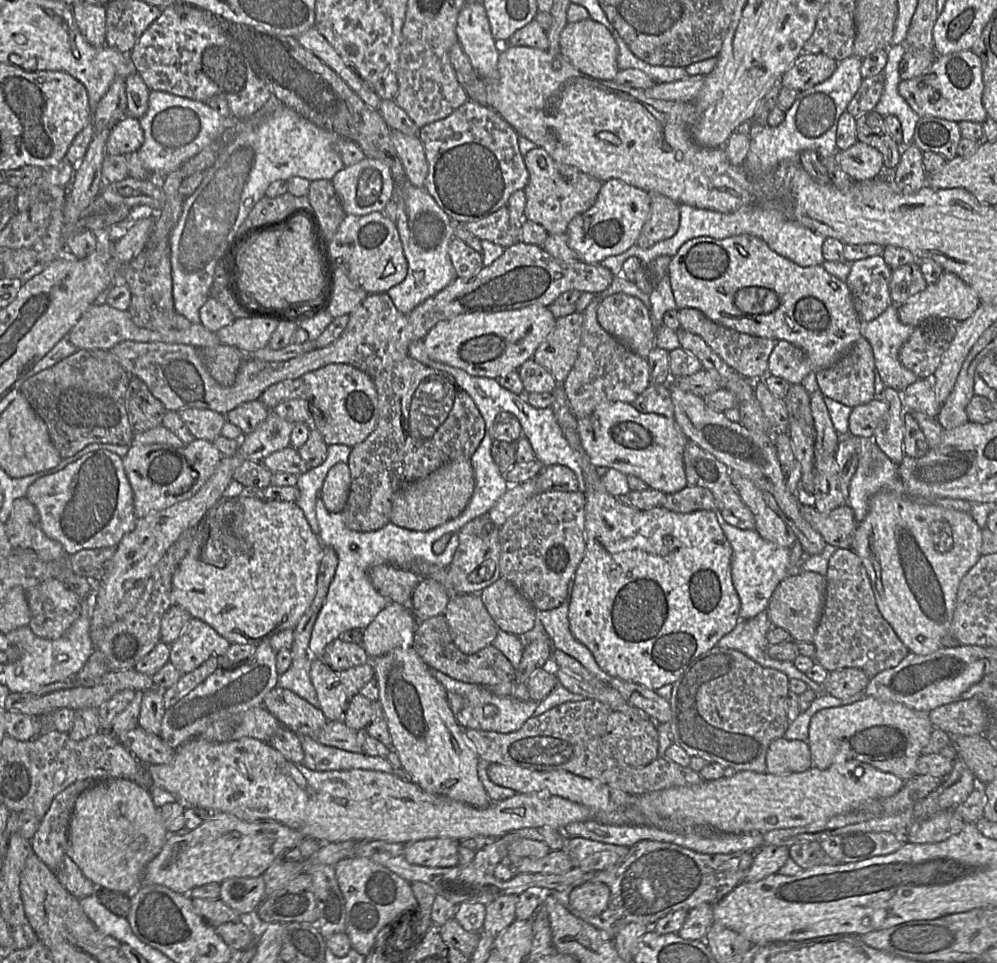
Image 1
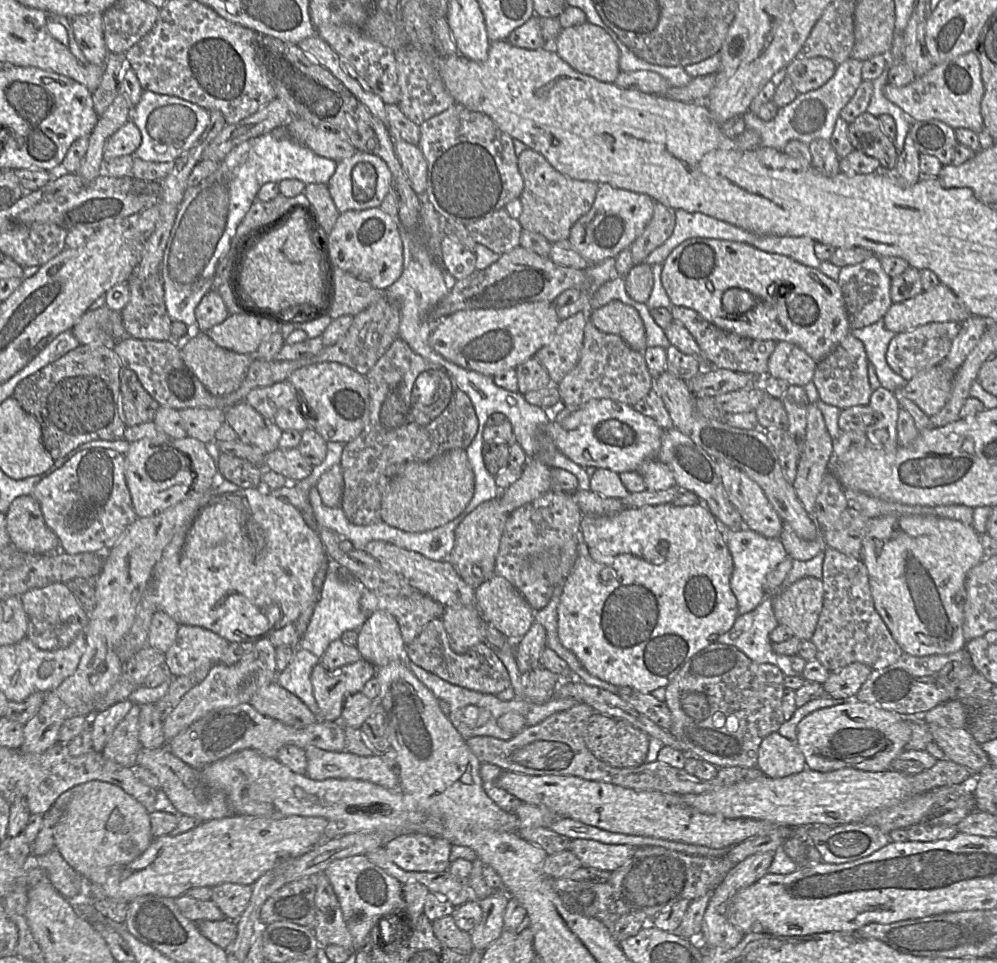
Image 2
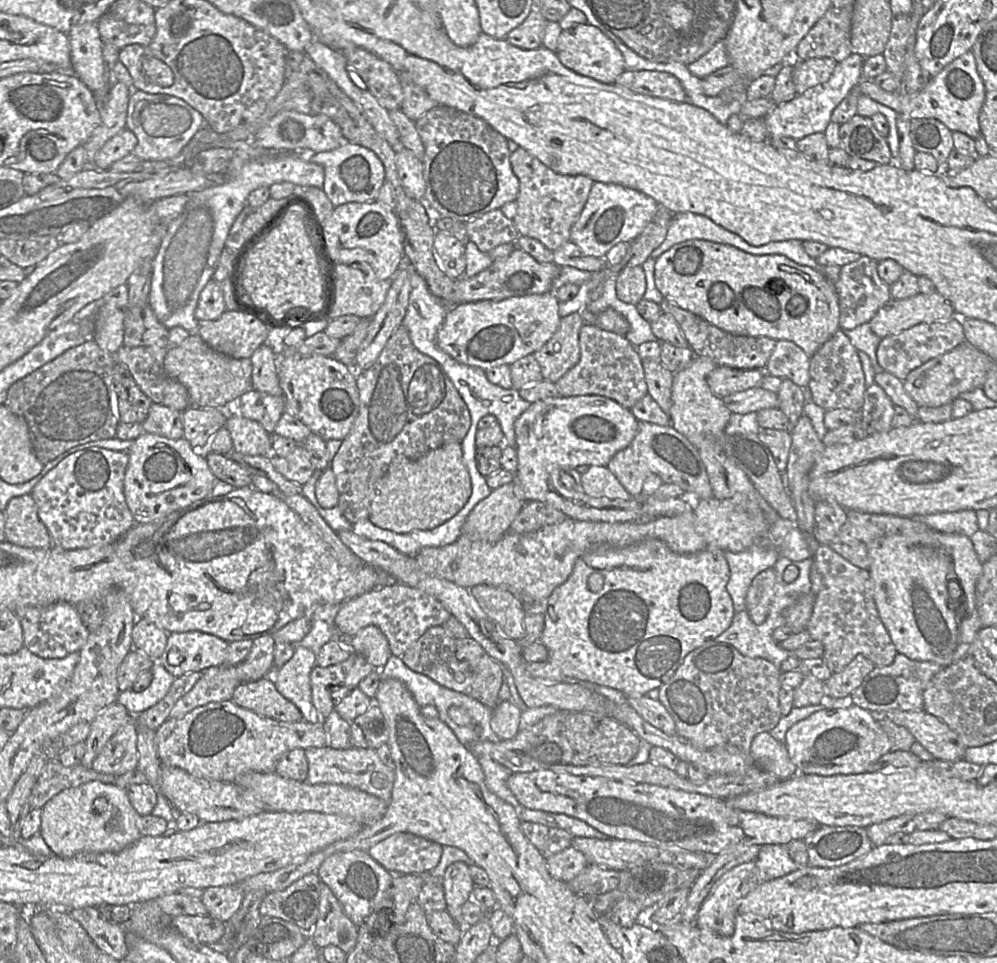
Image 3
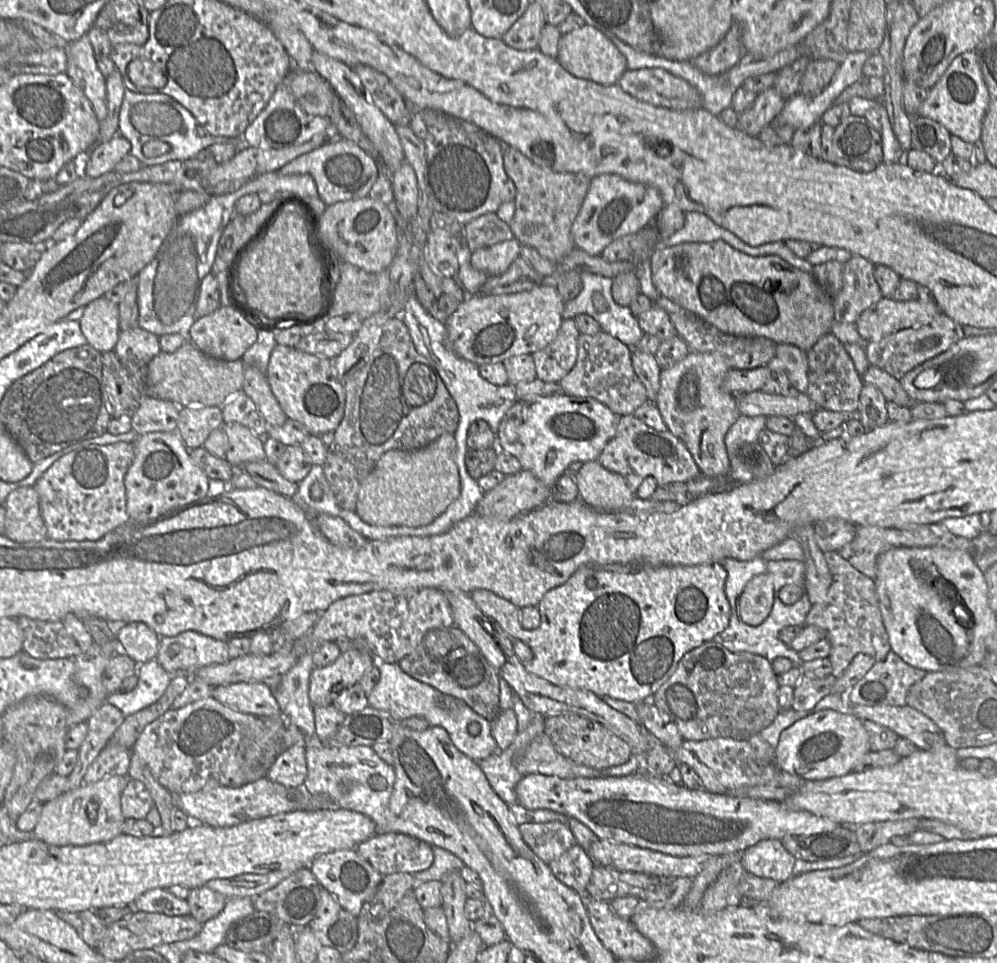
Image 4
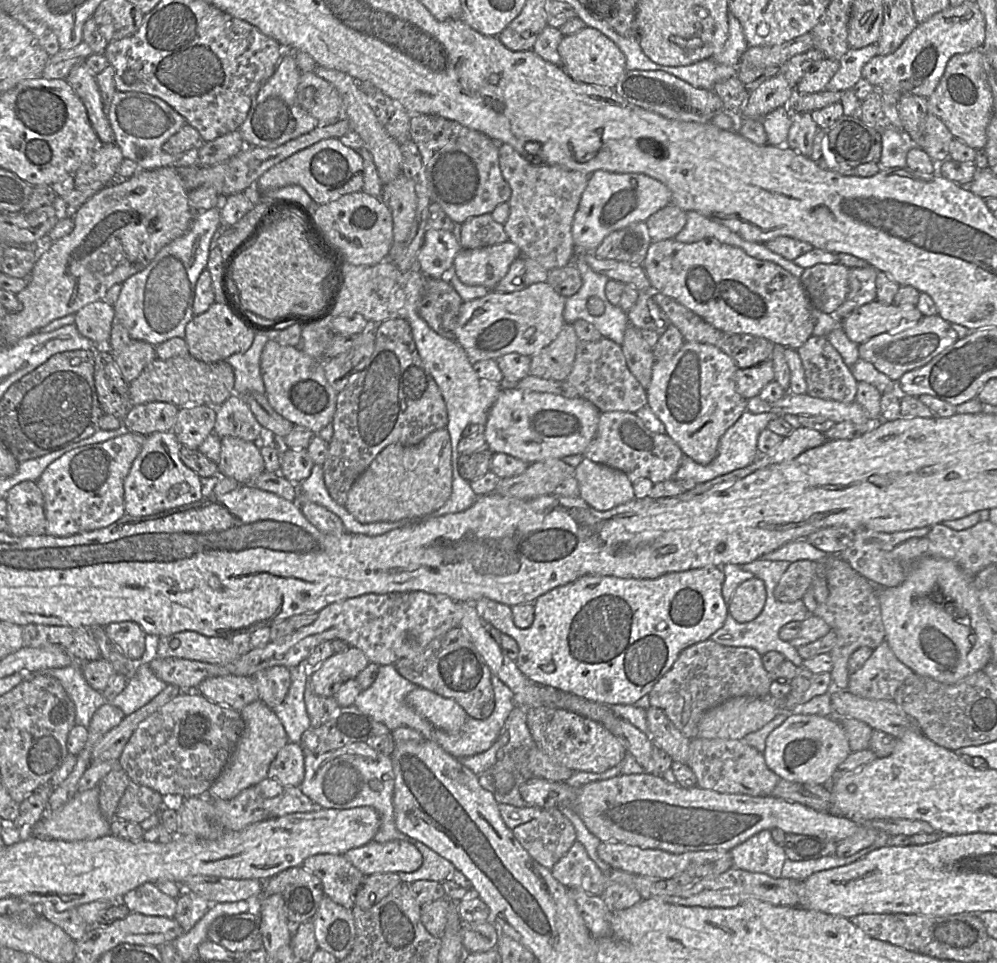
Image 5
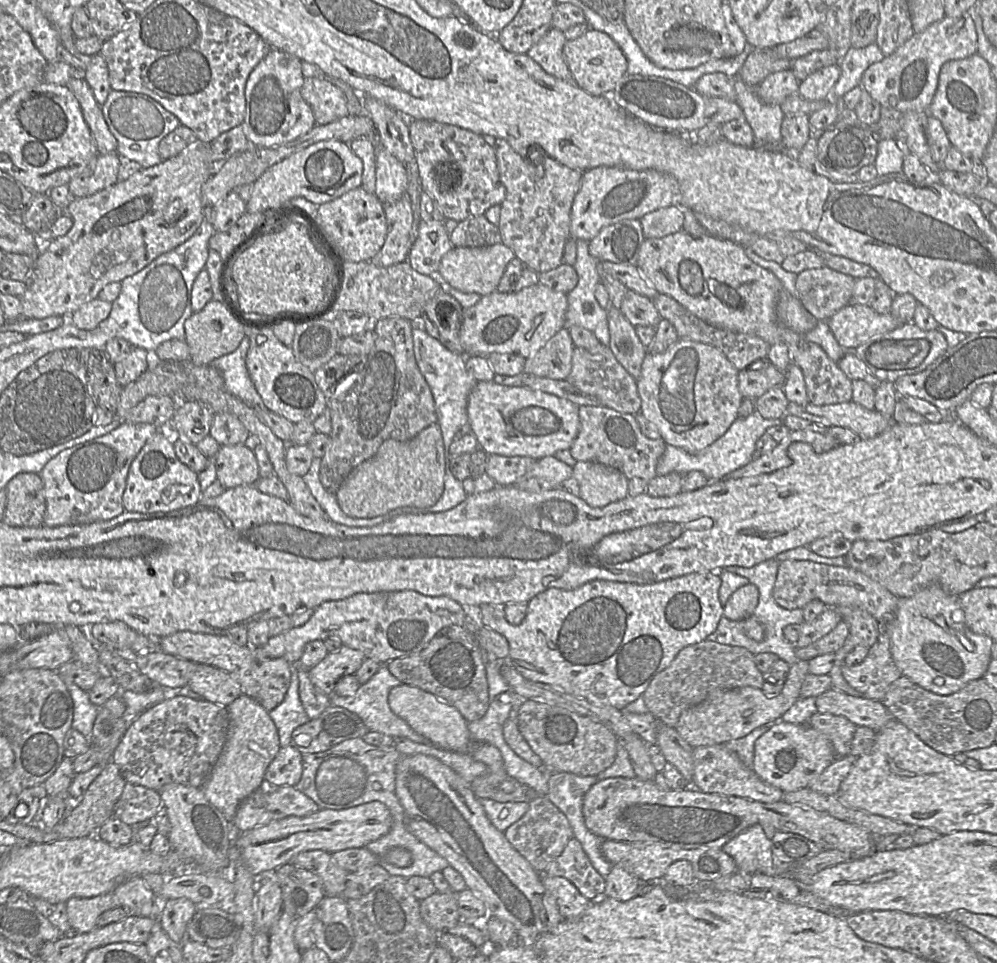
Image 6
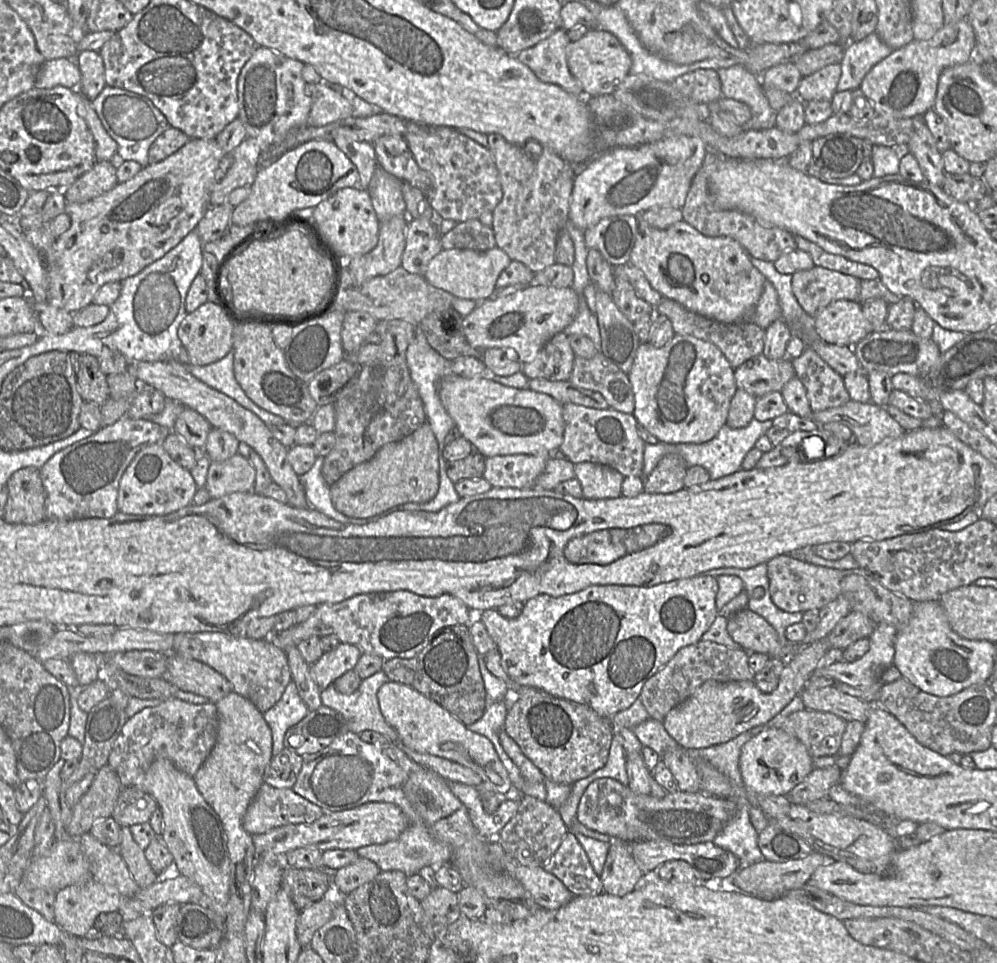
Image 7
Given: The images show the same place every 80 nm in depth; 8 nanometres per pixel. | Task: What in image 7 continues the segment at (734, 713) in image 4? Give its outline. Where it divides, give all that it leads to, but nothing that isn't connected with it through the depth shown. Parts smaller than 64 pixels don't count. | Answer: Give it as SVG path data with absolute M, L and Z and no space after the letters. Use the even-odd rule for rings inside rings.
M700 639L679 649L665 666L645 682L638 698L649 716L662 722L672 708L685 701L707 680L754 681L755 673L748 664L749 654L743 649L732 649L723 644Z

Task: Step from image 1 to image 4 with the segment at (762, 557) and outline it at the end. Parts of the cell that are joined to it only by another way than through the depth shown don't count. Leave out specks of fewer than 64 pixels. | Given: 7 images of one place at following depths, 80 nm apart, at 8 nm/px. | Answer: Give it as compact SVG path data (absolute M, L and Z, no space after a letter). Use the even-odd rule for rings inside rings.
M757 556L748 561L726 558L721 563L727 571L725 594L730 603L731 612L737 612L738 597L754 576L766 573L767 561Z

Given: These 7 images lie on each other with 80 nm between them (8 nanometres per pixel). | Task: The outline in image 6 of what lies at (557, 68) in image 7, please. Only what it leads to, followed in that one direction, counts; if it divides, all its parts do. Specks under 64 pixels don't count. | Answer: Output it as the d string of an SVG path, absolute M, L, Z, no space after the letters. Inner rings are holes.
M551 27L528 50L526 55L535 61L547 74L561 80L572 81L571 73L563 57L563 47L566 41L562 31Z

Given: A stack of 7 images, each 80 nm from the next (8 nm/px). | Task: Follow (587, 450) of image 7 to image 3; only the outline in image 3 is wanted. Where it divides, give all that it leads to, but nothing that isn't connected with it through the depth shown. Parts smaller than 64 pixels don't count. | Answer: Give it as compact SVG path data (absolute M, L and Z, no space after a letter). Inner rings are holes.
M638 422L637 432L631 443L617 452L606 467L632 498L641 498L643 483L650 474L659 476L664 484L679 486L684 492L698 499L714 497L705 465L697 449L671 425Z

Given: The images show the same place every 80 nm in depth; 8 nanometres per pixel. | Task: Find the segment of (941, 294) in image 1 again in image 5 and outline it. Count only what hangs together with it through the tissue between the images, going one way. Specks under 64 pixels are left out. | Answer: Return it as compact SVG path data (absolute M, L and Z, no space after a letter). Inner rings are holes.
M874 301L847 315L841 321L841 329L849 340L860 345L883 333L906 330L923 317L914 305L884 305Z

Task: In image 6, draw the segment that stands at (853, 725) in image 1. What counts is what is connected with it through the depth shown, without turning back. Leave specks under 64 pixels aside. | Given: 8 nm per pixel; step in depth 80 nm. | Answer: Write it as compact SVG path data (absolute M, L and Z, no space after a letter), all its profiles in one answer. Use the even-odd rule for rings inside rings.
M776 722L755 742L752 770L766 783L784 793L809 787L836 759L830 739L807 724Z

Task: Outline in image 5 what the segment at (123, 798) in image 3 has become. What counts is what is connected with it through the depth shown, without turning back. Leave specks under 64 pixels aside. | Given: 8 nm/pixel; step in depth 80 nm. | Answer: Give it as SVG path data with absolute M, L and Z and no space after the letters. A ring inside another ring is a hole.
M95 786L78 791L72 799L57 810L48 810L44 817L31 828L31 836L64 841L94 840L110 835L110 820L106 819L99 808L99 788Z

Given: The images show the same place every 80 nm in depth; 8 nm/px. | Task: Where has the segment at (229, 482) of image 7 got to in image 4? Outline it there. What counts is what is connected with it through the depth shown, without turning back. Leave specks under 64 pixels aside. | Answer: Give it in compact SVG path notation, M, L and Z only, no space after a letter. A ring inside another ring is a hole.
M227 423L221 427L226 435L228 447L225 460L234 468L246 463L266 460L263 439L249 428L238 423Z

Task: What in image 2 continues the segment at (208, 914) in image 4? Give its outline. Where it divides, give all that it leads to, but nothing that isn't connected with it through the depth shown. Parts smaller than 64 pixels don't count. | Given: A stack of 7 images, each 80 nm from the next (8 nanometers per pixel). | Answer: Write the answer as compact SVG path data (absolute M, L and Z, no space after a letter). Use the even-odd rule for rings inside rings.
M223 883L212 888L211 901L223 912L225 919L236 921L246 909L252 894L251 885Z

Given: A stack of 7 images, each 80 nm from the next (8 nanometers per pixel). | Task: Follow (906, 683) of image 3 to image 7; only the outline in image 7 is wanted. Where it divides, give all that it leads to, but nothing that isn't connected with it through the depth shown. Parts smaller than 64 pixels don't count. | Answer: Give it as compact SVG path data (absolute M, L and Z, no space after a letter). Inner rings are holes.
M880 623L870 635L870 649L853 662L838 662L816 668L812 677L827 676L864 691L880 691L883 673L894 664L895 640L898 630Z

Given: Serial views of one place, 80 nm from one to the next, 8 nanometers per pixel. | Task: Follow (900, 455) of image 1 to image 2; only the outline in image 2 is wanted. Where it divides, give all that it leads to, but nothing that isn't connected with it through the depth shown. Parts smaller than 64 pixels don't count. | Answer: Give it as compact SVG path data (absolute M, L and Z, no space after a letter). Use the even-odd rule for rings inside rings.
M880 386L872 392L868 405L873 410L874 415L873 423L870 424L865 431L868 443L886 452L894 452L899 446L897 436L897 419L901 406L897 397L894 392Z

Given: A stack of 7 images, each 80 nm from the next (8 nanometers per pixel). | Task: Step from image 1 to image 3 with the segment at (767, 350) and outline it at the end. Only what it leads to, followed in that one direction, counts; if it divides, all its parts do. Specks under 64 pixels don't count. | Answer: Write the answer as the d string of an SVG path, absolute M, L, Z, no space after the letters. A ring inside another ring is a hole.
M664 299L659 306L663 313L668 313L675 318L694 353L699 357L710 359L717 366L743 370L765 370L776 343L779 341L768 337L733 335L717 328L692 312L680 308L667 299Z

